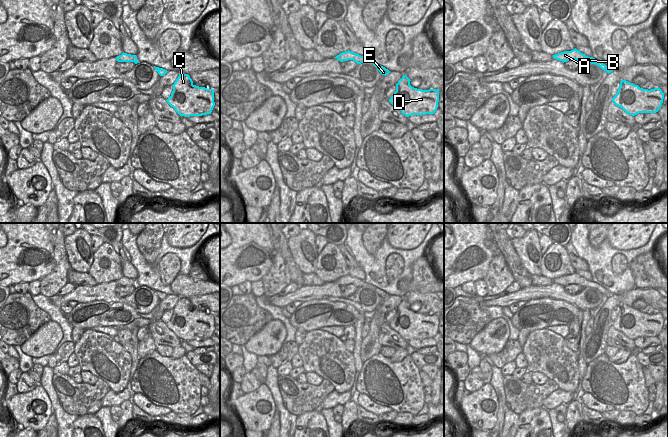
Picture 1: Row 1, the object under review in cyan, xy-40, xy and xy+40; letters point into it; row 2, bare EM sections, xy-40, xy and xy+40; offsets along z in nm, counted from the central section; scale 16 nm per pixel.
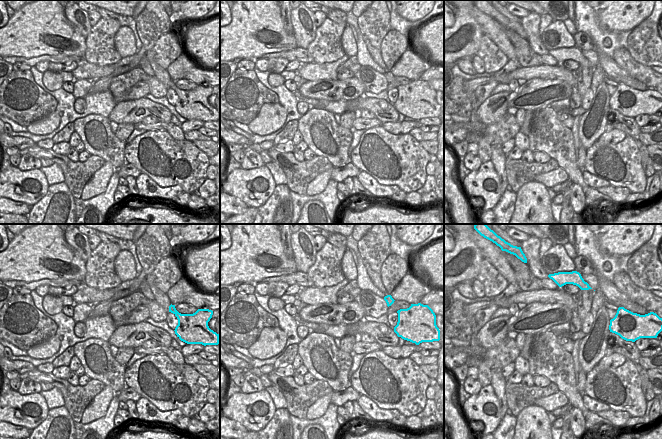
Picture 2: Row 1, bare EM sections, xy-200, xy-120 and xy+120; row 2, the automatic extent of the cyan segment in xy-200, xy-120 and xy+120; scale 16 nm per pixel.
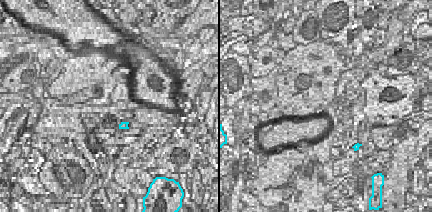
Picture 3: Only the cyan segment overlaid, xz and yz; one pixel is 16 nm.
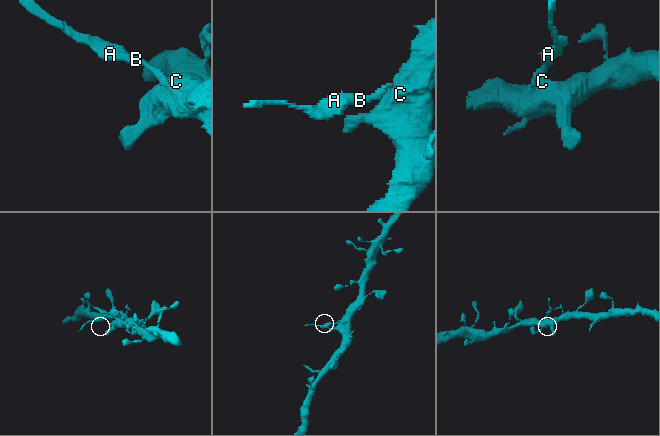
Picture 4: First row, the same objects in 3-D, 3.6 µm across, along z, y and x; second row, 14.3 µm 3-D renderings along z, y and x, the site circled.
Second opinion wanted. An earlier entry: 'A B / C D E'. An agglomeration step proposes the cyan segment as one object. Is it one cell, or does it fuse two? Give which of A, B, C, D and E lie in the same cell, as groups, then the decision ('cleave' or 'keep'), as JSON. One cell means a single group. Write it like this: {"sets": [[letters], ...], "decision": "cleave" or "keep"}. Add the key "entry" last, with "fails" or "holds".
{"sets": [["A", "B"], ["C", "D", "E"]], "decision": "cleave", "entry": "holds"}

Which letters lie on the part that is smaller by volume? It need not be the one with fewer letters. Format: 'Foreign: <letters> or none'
Foreign: A, B

